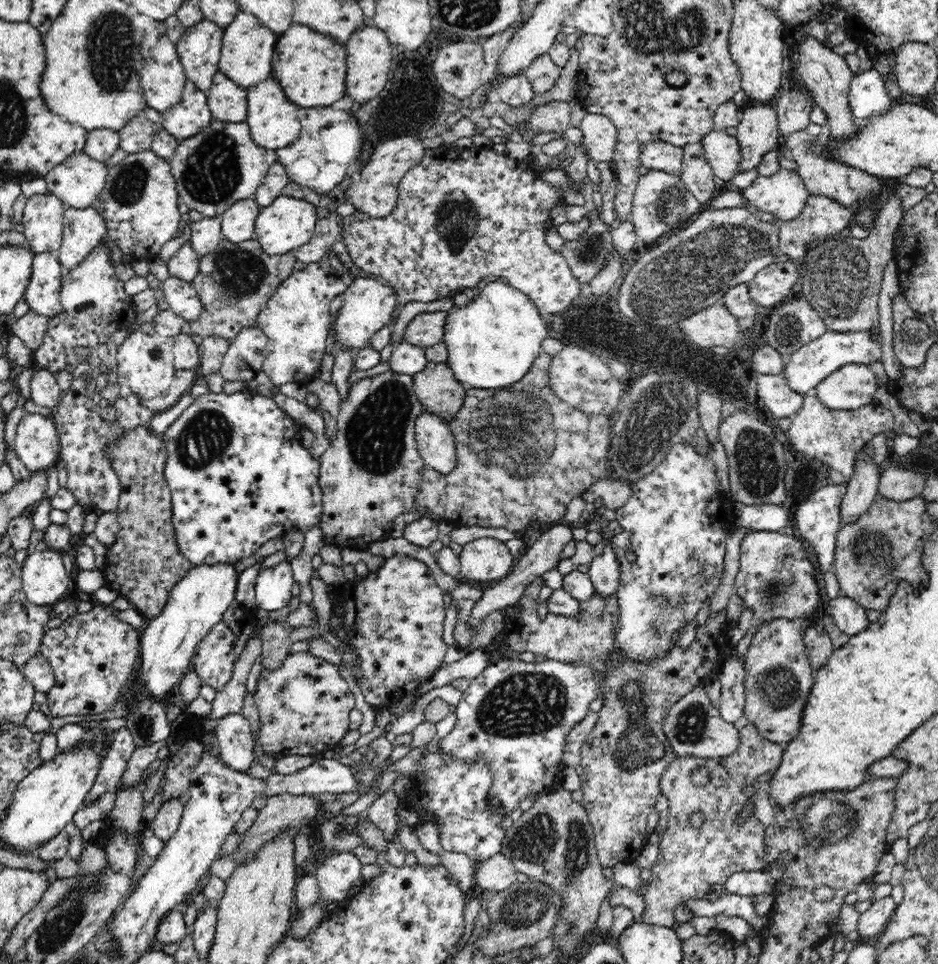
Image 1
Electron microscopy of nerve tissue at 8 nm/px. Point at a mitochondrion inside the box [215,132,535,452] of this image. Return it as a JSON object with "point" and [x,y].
{"point":[451,204]}

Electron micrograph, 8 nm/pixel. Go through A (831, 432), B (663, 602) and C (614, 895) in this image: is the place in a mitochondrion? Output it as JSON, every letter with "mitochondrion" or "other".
{"A":"other","B":"mitochondrion","C":"other"}

